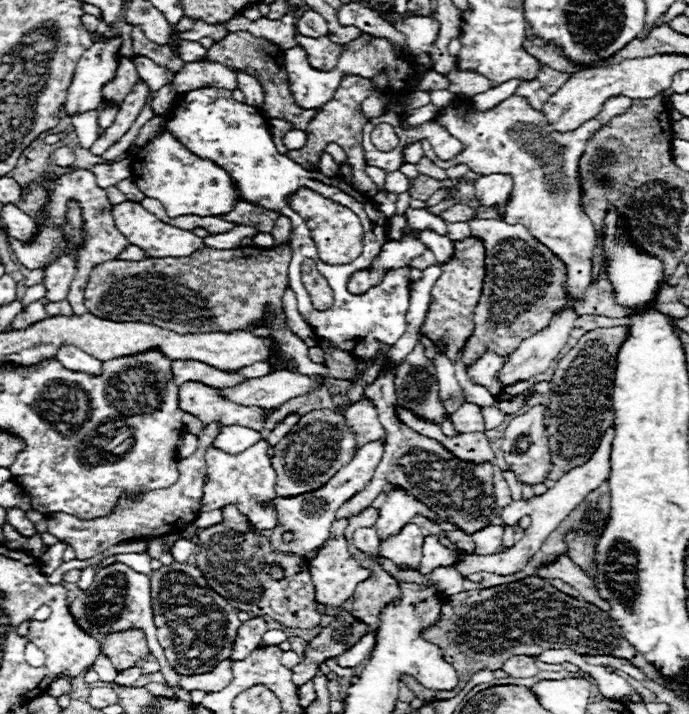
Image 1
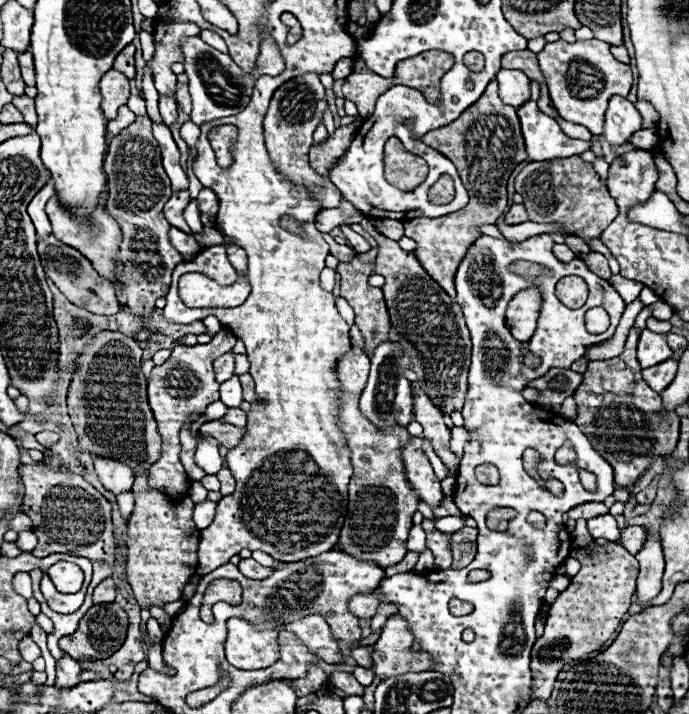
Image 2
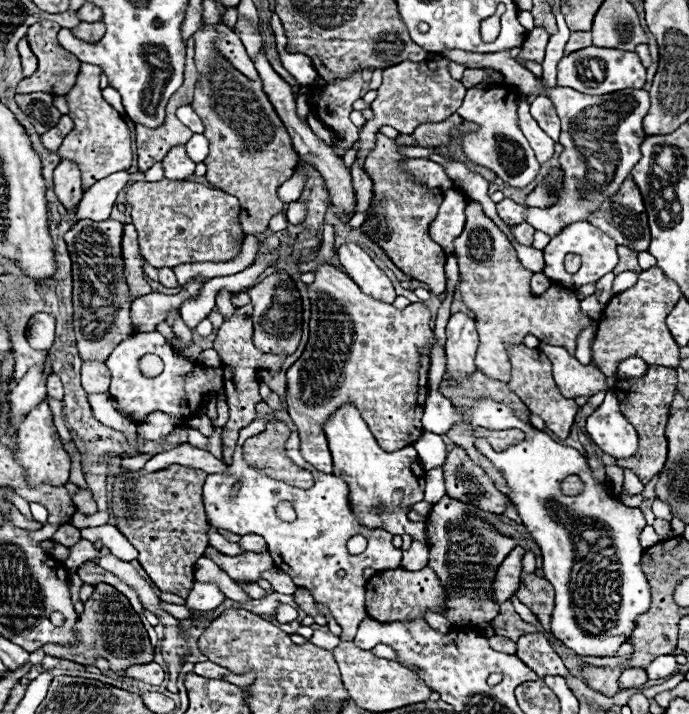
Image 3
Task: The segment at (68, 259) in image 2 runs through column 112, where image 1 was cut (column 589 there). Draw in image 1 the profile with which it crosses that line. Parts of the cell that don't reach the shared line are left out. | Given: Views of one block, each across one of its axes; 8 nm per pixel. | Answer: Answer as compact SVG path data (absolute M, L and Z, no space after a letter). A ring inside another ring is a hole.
M600 280L590 284L584 294L584 300L576 304L578 314L594 314L594 316L608 316L608 318L622 318L628 316L630 310L616 302L616 292L610 280Z

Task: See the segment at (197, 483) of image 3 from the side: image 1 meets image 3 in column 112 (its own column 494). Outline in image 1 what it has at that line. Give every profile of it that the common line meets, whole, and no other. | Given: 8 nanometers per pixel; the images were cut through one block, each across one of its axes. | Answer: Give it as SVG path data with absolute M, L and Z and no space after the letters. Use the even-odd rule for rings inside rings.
M386 372L372 386L366 388L366 396L374 402L378 408L378 416L382 426L386 428L386 446L380 466L374 472L374 478L362 492L356 492L342 508L336 512L338 518L342 516L356 516L364 512L374 498L382 492L386 484L404 488L406 492L412 492L418 500L426 502L430 510L434 510L440 518L452 518L452 522L464 532L474 534L486 526L492 524L492 518L496 518L496 498L494 498L494 464L482 462L482 464L470 464L462 462L448 448L444 448L440 442L430 440L412 428L408 428L404 422L400 422L396 414L396 390L394 390L394 372Z

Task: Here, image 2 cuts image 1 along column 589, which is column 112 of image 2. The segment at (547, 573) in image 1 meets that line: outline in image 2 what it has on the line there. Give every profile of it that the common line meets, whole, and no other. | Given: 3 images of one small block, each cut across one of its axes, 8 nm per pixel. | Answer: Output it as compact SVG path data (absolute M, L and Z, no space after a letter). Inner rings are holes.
M106 578L106 580L102 580L102 582L94 588L92 600L94 600L94 604L110 602L110 600L114 600L114 592L116 592L116 588L114 588L114 580L112 580L112 578Z

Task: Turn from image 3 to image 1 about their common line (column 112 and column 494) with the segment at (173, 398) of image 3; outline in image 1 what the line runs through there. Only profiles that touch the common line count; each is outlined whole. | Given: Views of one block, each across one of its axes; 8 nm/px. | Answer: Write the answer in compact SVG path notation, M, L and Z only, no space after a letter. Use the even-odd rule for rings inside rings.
M484 352L472 366L466 368L466 374L472 384L484 386L492 396L498 396L504 390L504 384L498 378L498 372L508 362L508 354L500 356L496 352Z

